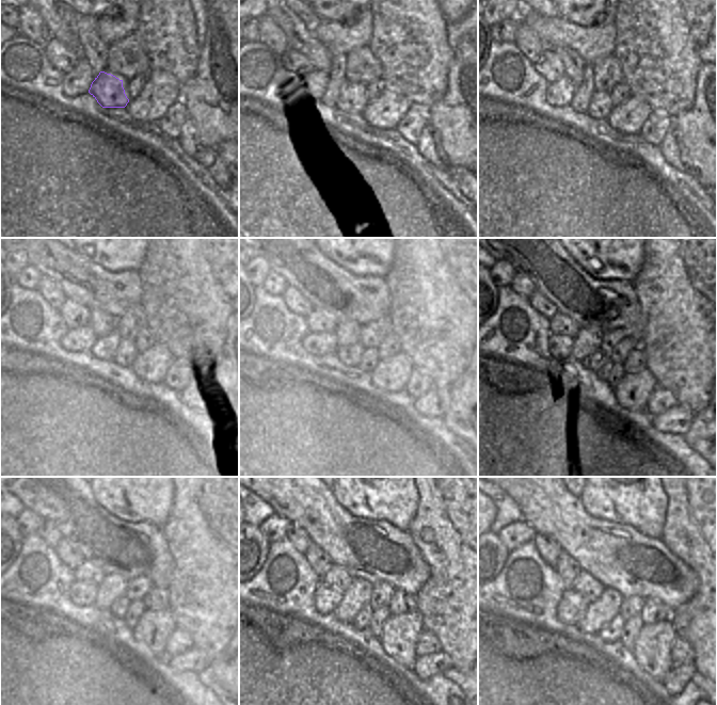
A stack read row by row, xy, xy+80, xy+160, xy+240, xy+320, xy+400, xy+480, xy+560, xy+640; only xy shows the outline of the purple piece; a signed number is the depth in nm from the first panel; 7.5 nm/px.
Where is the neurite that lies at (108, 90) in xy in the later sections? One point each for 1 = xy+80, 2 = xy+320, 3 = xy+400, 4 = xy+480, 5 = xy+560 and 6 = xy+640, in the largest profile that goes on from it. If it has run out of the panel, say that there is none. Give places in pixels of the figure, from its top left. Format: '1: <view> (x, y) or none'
1: xy+80 (352, 98)
2: xy+320 (369, 358)
3: xy+400 (611, 372)
4: xy+480 (137, 608)
5: xy+560 (380, 615)
6: xy+640 (632, 626)

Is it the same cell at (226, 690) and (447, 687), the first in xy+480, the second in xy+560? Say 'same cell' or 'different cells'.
different cells

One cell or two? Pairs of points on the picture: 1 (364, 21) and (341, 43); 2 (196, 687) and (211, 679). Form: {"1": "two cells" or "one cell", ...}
{"1": "one cell", "2": "two cells"}

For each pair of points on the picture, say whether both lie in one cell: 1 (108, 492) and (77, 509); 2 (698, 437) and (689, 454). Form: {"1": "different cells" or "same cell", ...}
{"1": "different cells", "2": "different cells"}

